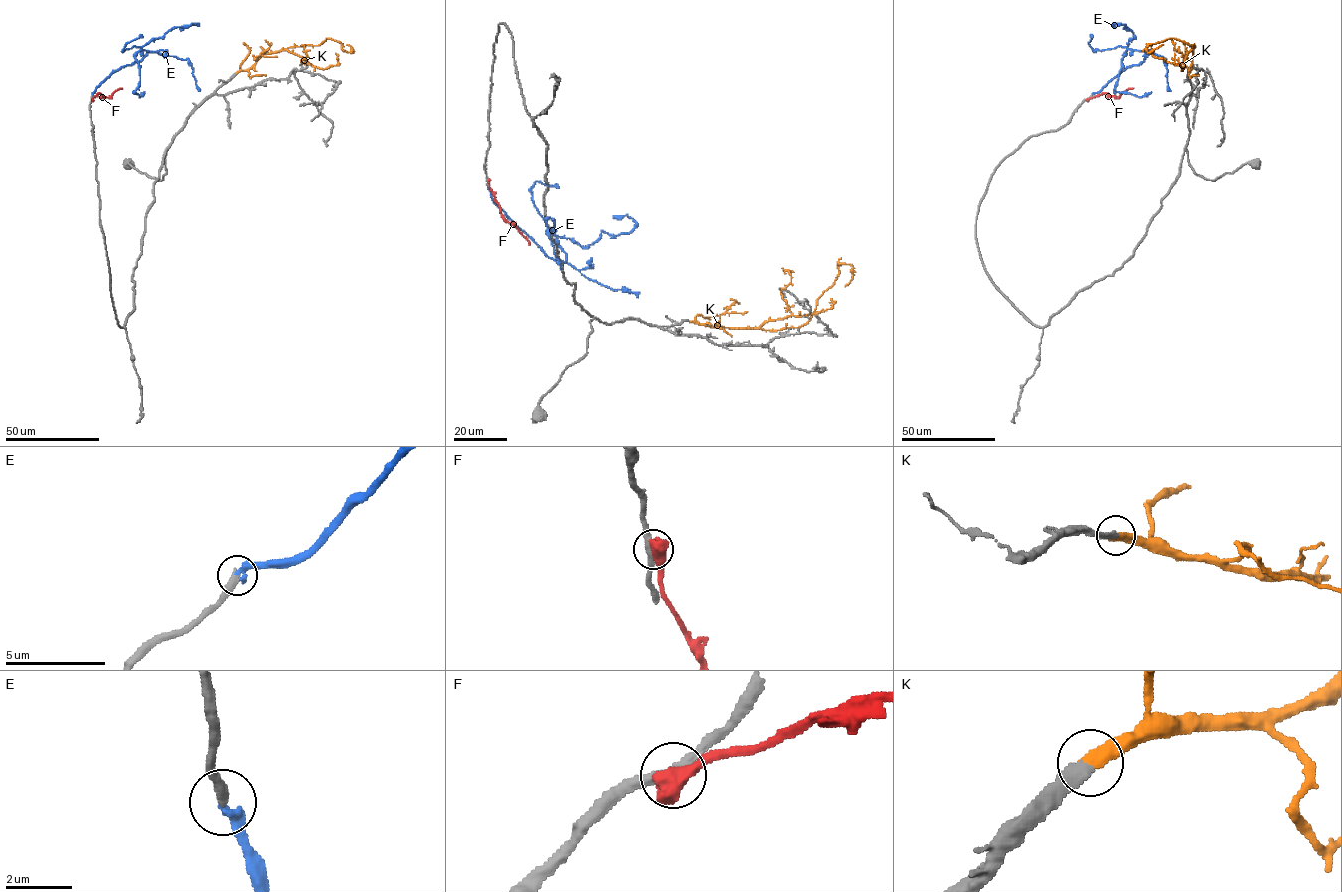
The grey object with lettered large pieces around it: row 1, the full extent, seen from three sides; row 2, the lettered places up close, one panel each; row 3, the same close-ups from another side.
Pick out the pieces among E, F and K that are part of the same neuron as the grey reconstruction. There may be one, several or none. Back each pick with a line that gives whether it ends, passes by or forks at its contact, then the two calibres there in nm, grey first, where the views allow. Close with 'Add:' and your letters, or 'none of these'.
K: It ends there. Thickness 360 nm (grey) against 420 nm
Add: K

